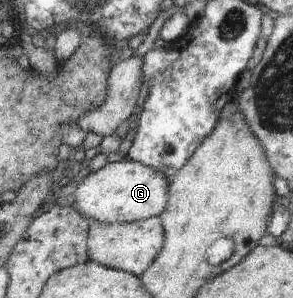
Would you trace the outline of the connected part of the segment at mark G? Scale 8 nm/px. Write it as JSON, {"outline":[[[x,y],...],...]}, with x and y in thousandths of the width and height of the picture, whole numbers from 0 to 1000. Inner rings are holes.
{"outline":[[[420,534],[362,550],[328,581],[307,581],[263,621],[246,668],[249,681],[263,681],[256,701],[266,698],[294,735],[375,752],[457,745],[556,715],[577,668],[573,621],[577,601],[556,577]]]}

